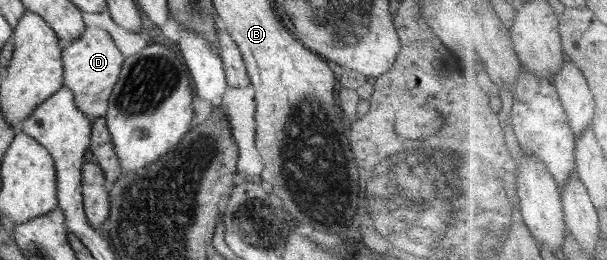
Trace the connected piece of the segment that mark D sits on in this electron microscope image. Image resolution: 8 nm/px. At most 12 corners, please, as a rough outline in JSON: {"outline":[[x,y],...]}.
{"outline":[[85,26],[63,44],[64,86],[90,122],[107,114],[124,55]]}

